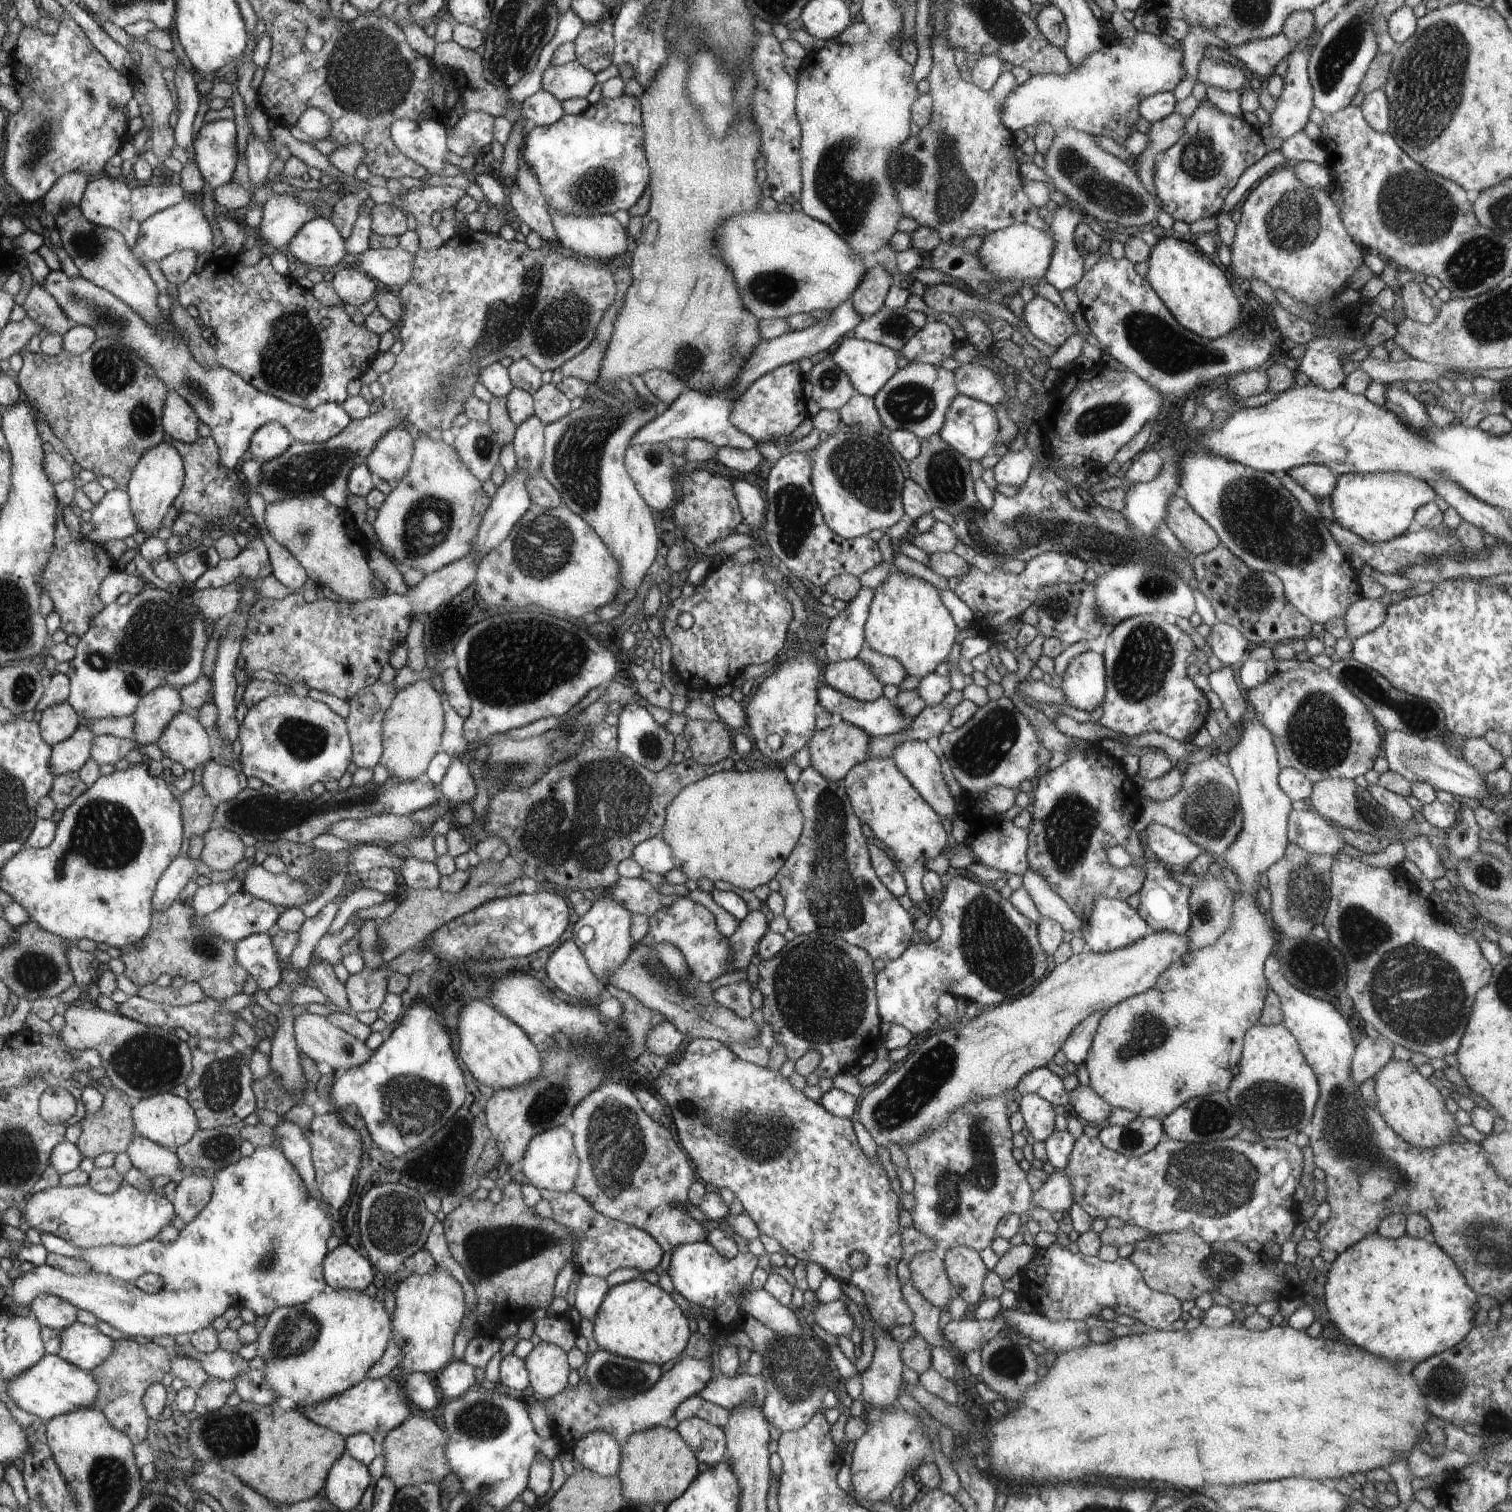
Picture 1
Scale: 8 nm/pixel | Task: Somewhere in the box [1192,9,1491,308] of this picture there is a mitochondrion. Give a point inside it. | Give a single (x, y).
(1428, 88)

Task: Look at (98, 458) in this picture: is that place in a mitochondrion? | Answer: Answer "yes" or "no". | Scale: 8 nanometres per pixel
no

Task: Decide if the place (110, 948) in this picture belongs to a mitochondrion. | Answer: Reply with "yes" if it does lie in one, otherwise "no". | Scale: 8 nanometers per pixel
no

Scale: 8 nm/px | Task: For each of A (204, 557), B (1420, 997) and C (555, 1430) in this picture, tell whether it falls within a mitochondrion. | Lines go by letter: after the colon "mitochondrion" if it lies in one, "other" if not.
A: other
B: mitochondrion
C: other

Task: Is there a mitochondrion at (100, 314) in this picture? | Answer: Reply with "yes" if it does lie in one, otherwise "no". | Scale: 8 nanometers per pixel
yes

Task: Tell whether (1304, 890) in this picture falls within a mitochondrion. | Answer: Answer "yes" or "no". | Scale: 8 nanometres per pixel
yes

